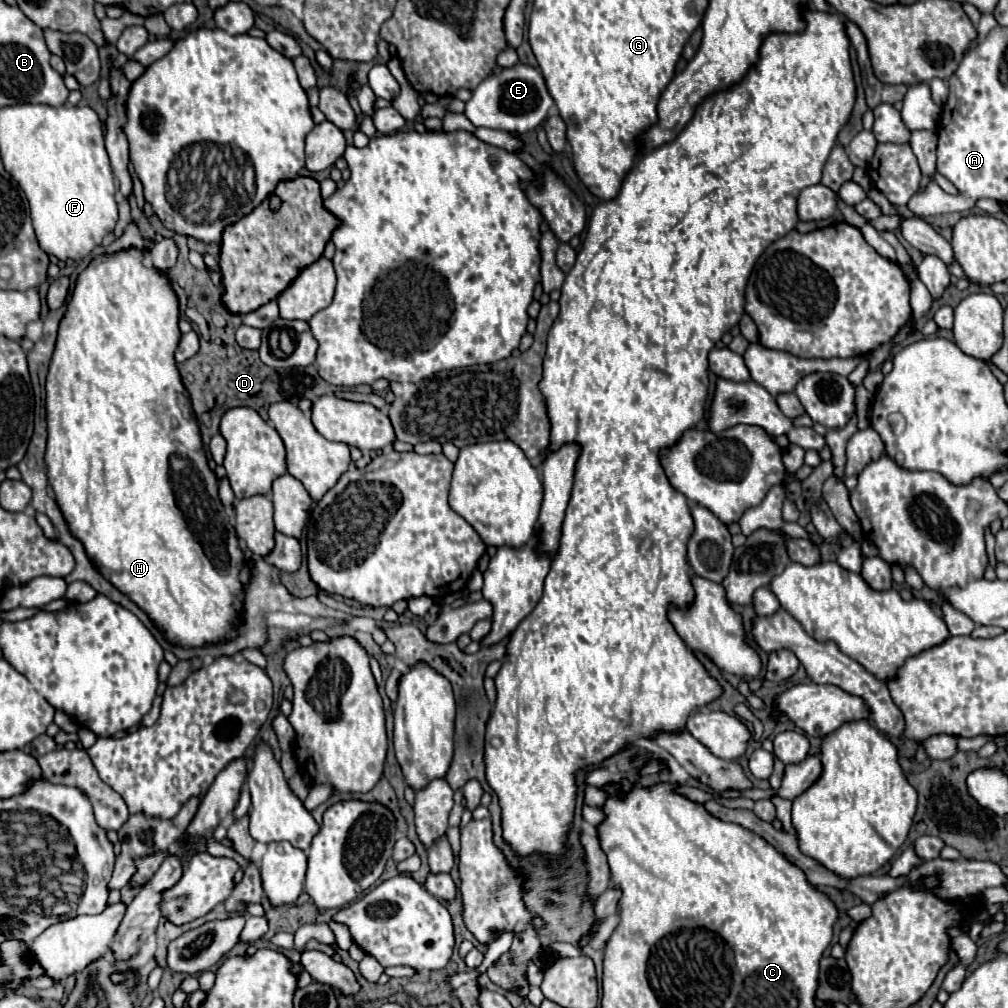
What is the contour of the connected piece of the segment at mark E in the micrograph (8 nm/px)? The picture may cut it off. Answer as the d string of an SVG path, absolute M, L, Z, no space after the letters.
M517 63L515 67L503 69L499 75L487 77L479 85L477 91L473 91L473 97L465 105L465 115L475 127L525 133L535 129L541 121L547 119L551 105L553 105L553 99L547 91L541 71L531 65Z

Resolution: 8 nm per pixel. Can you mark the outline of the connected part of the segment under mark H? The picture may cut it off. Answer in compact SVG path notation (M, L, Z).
M137 249L119 251L115 255L99 255L77 279L75 291L67 305L67 313L59 325L57 347L49 365L47 385L45 385L47 429L49 429L47 451L45 451L47 477L49 477L49 485L55 491L55 501L61 507L65 521L69 523L71 535L83 543L85 553L89 555L89 559L93 559L93 563L97 563L97 569L101 571L101 575L105 575L105 579L109 579L109 583L113 583L123 595L129 595L129 599L133 599L133 603L137 603L137 607L141 607L149 615L149 619L157 623L157 629L165 635L165 639L169 639L169 643L177 643L179 647L205 647L205 643L217 643L217 639L229 639L229 635L237 631L237 623L241 623L245 587L239 575L245 563L245 551L237 541L235 527L231 525L231 521L227 523L227 513L217 491L219 489L217 477L211 471L203 449L199 421L193 413L189 393L183 387L181 375L177 371L177 363L173 359L173 353L181 337L181 331L177 327L177 321L179 321L177 295L173 295L171 283L163 273L159 273L153 267L151 269L143 267L141 257L143 257L143 251L137 251Z

